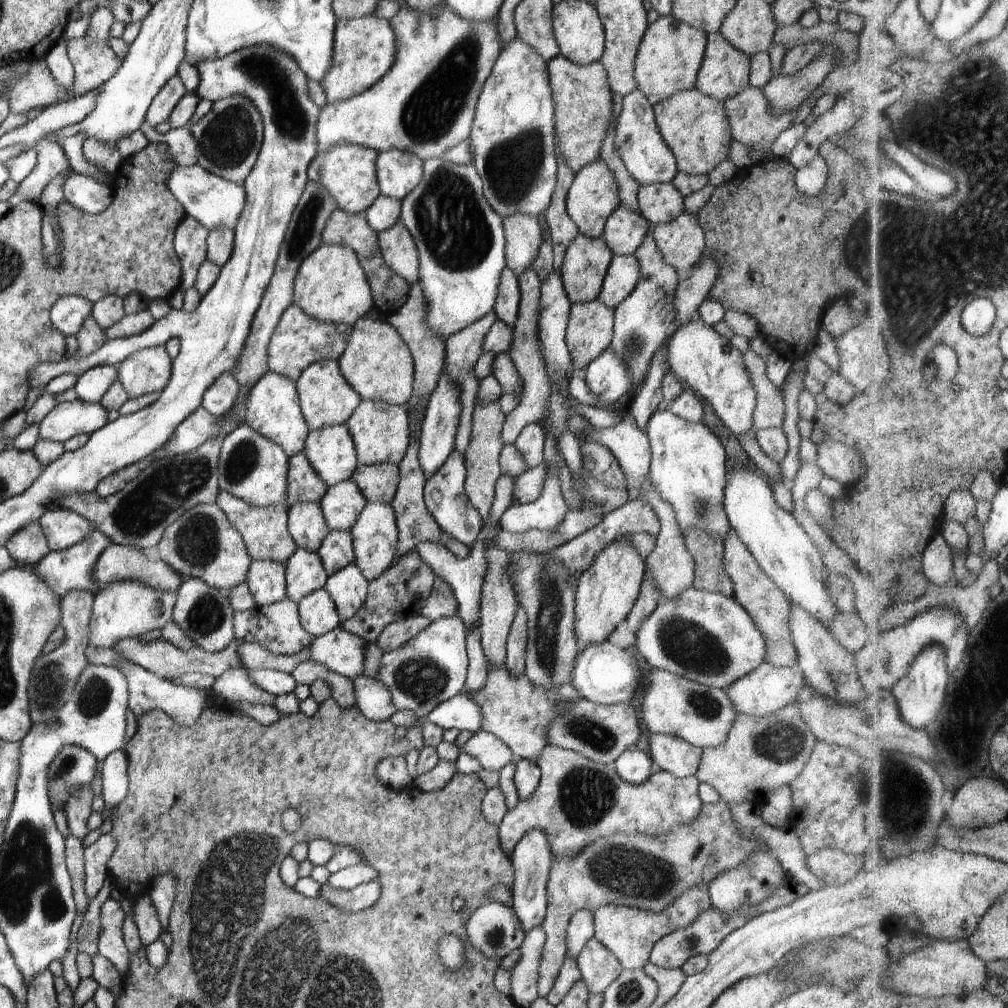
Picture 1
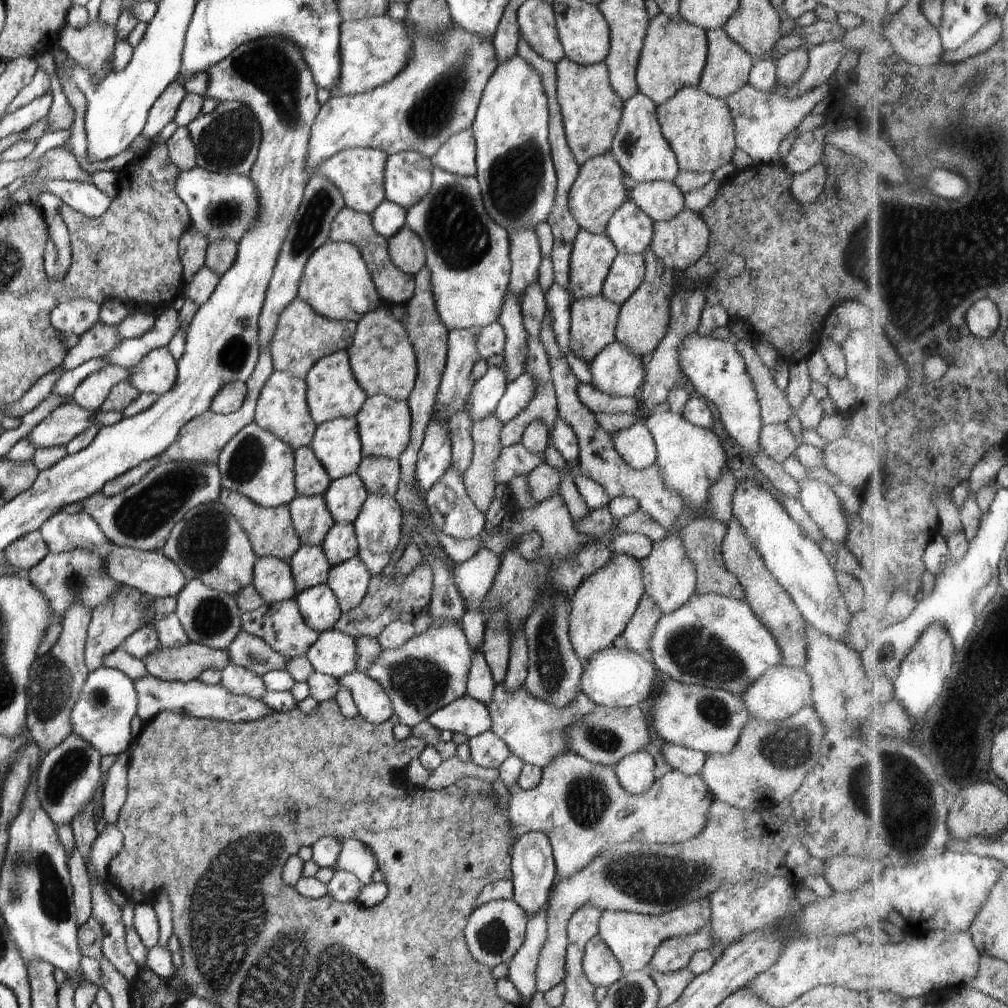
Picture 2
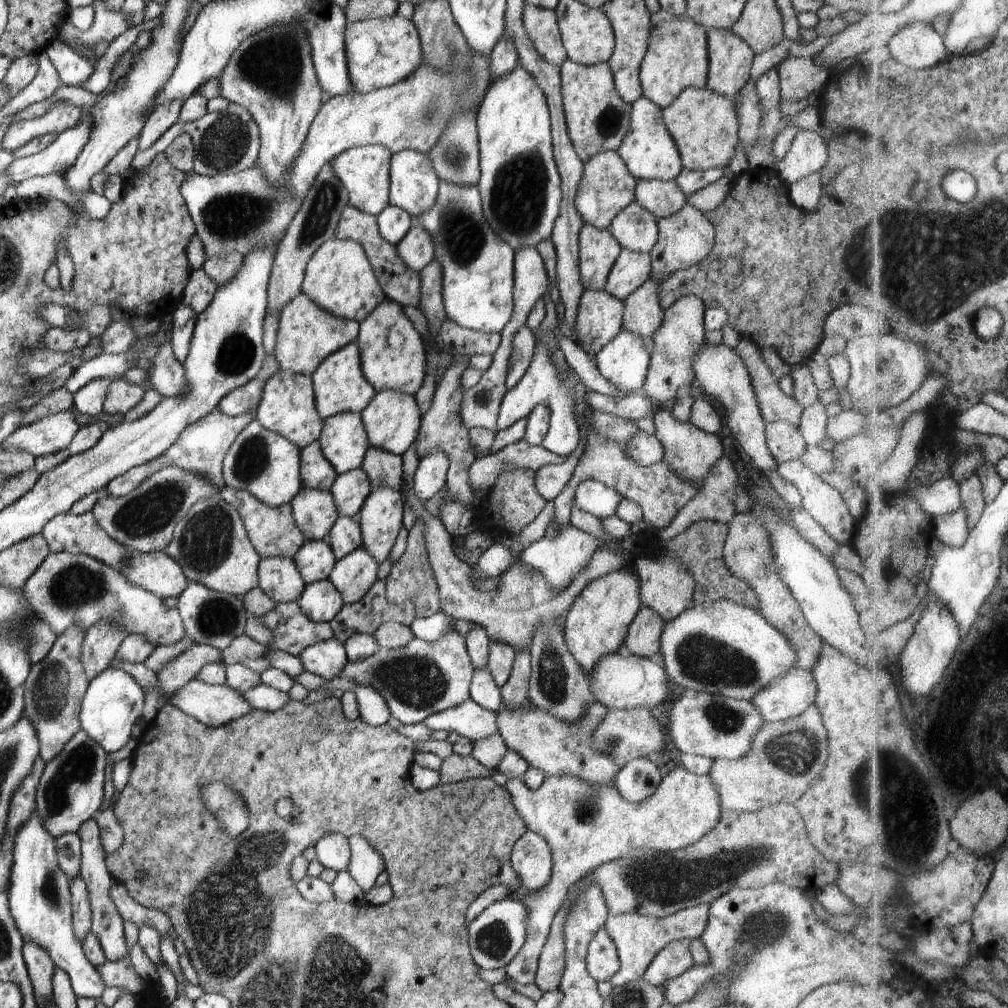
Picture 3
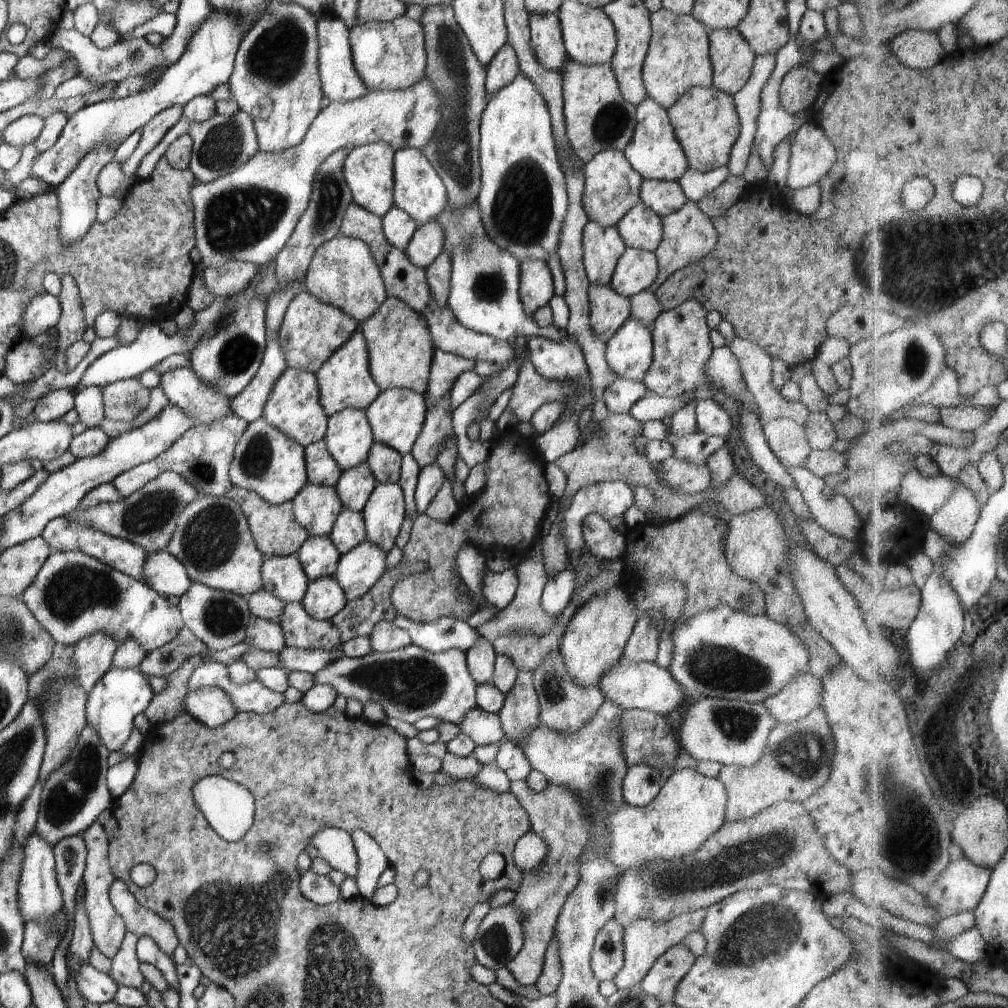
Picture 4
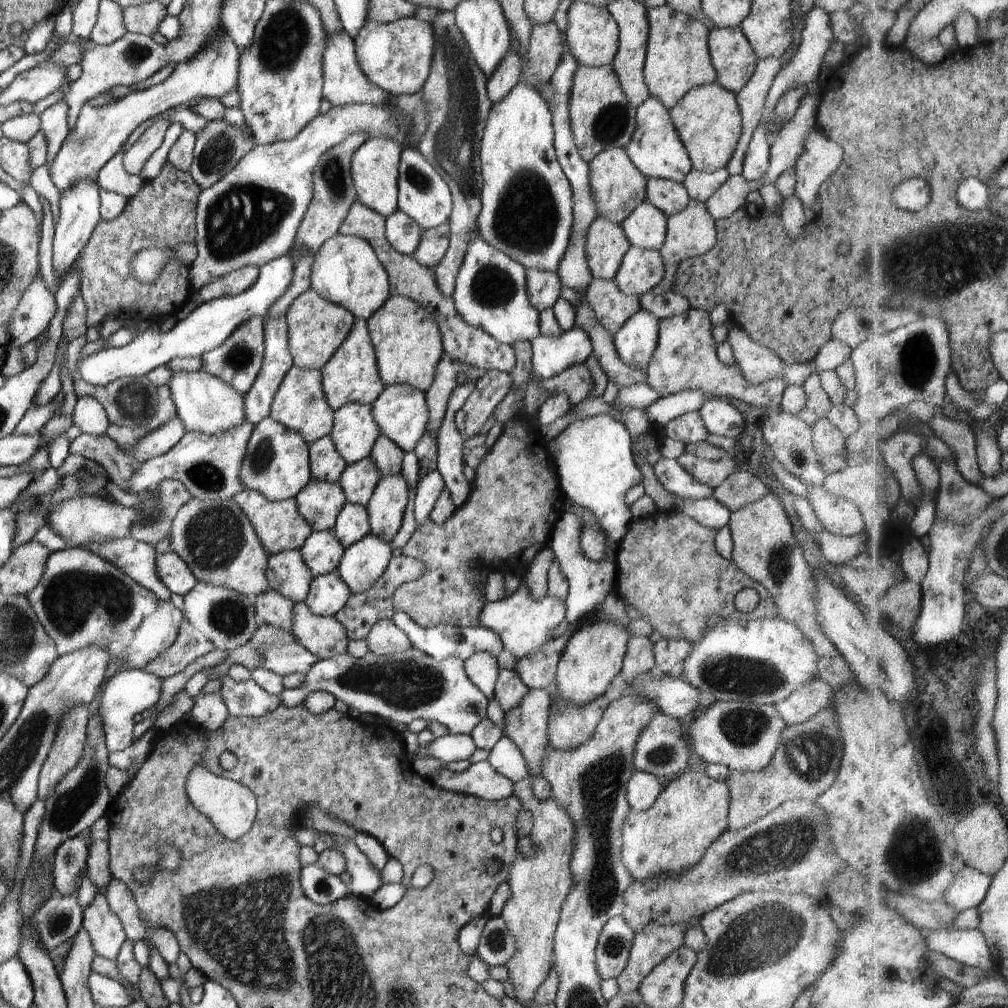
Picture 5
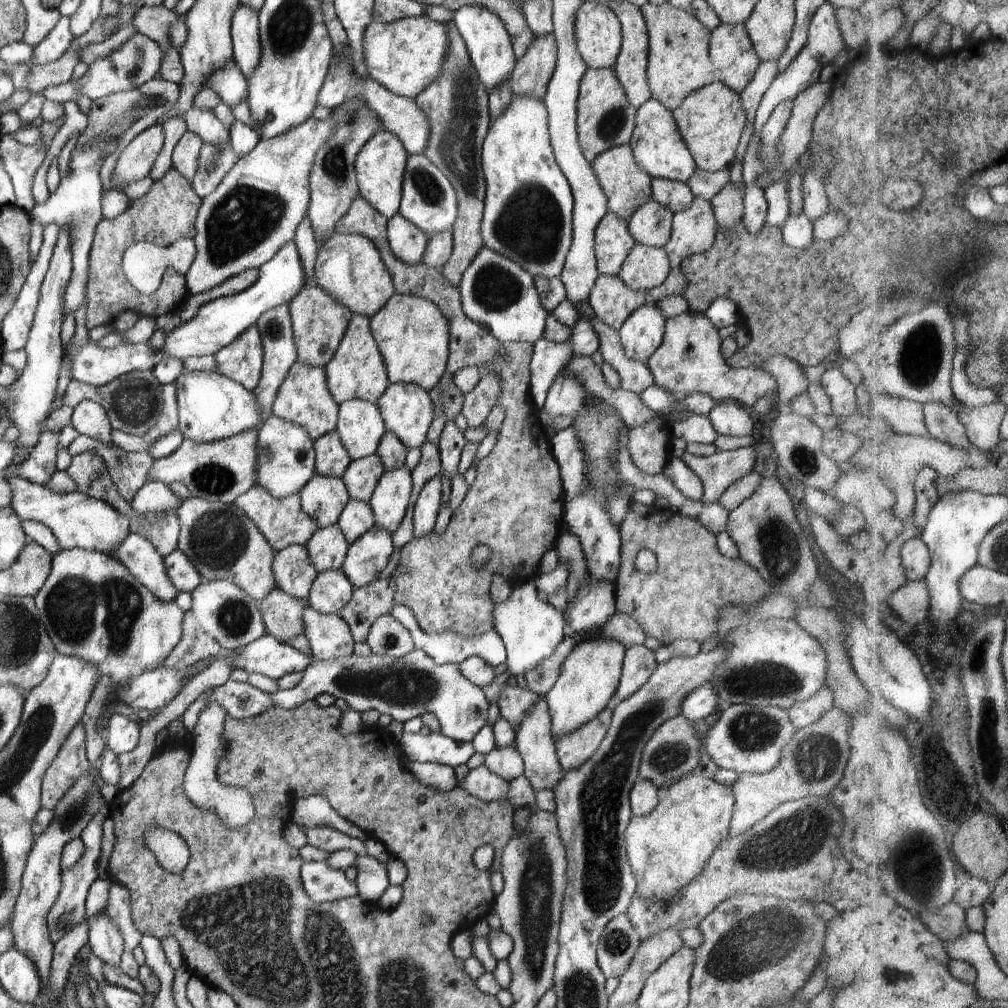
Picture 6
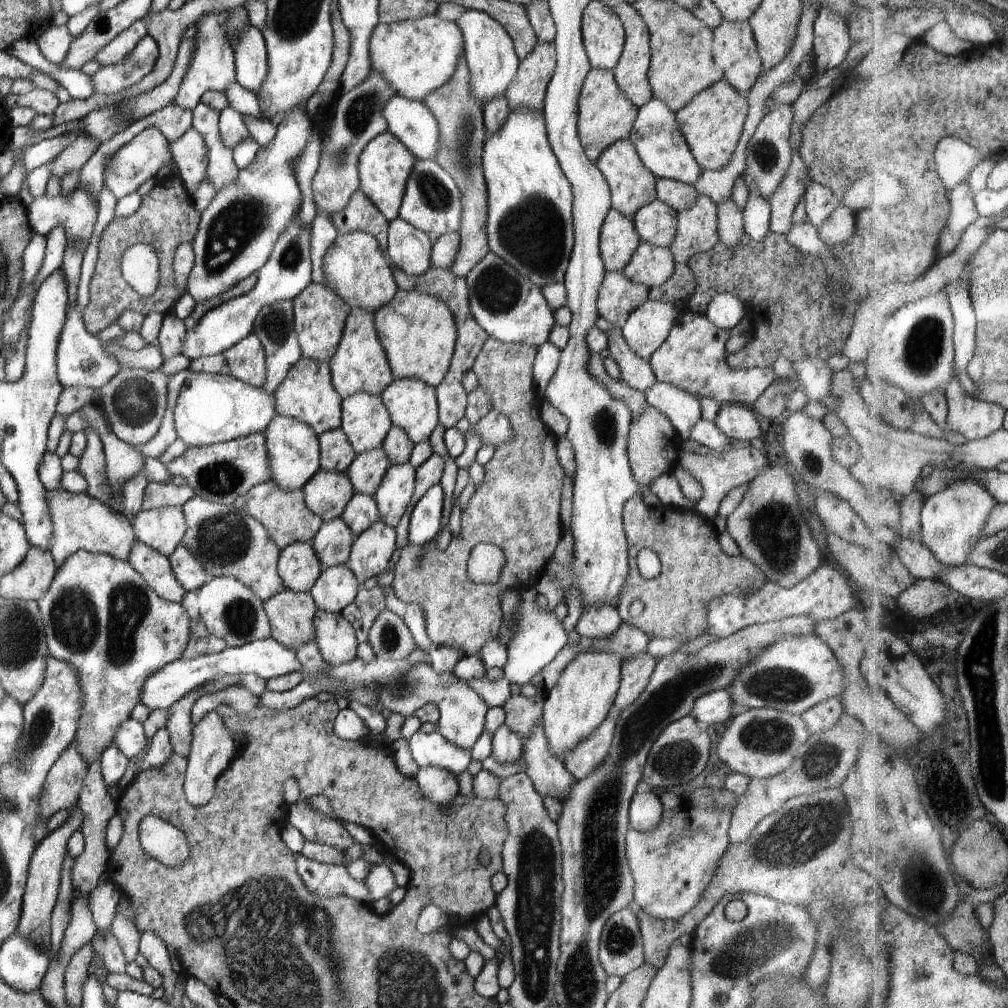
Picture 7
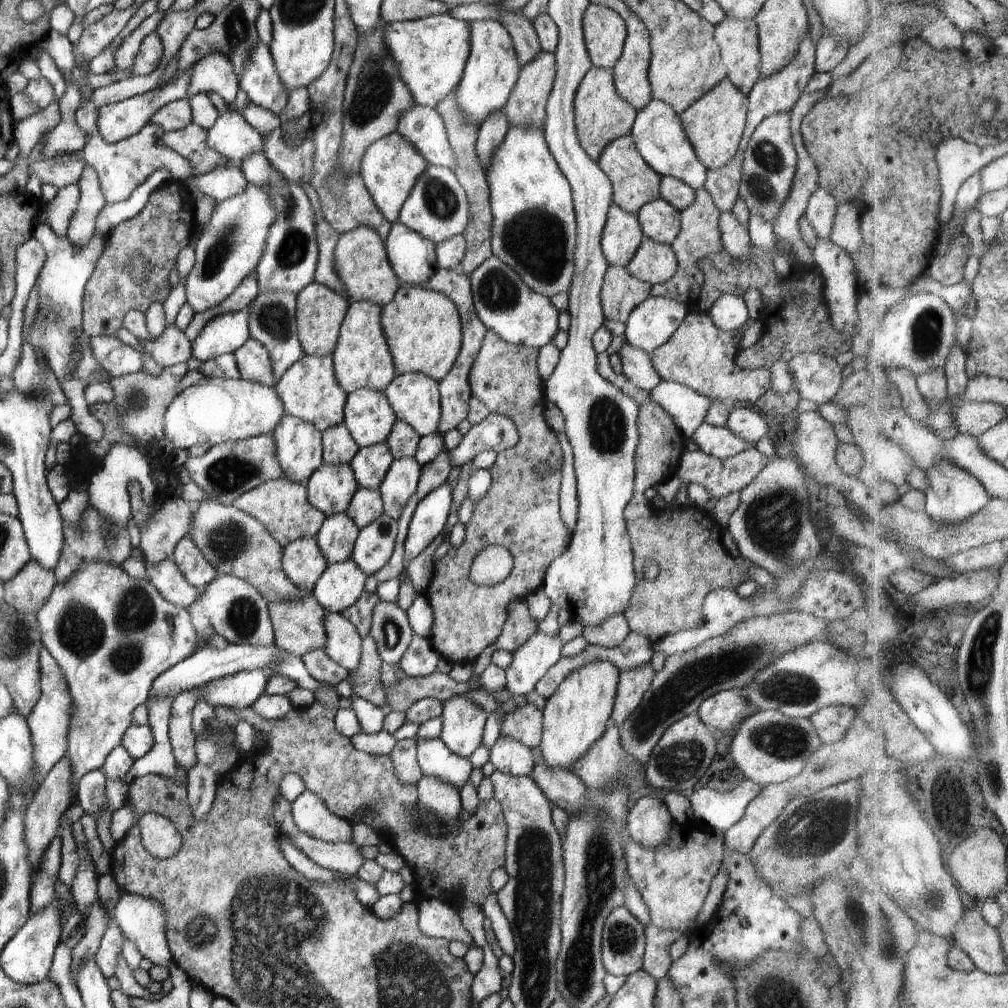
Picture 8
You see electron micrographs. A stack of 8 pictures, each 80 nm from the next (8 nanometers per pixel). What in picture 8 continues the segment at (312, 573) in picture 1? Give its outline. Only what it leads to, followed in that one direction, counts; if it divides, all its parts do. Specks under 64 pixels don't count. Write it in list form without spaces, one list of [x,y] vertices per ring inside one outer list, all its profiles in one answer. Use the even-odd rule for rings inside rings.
[[[346,513],[335,514],[324,519],[315,539],[328,565],[351,558],[359,530]]]

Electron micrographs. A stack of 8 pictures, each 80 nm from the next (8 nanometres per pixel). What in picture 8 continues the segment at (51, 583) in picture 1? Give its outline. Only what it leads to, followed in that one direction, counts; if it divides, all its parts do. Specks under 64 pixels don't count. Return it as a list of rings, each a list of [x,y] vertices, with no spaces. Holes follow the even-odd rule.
[[[84,561],[65,583],[56,583],[49,599],[44,601],[42,608],[39,610],[38,624],[40,627],[40,636],[43,646],[52,655],[52,658],[60,665],[65,679],[67,680],[67,687],[69,694],[72,697],[73,704],[75,705],[75,716],[72,718],[73,722],[70,723],[69,733],[67,739],[68,756],[71,759],[71,767],[73,768],[73,779],[75,785],[79,780],[85,776],[87,772],[95,771],[103,767],[105,756],[112,752],[116,745],[121,744],[121,738],[124,731],[132,724],[131,714],[132,711],[141,704],[145,704],[149,698],[149,690],[154,679],[160,676],[167,668],[174,666],[181,660],[187,659],[192,653],[195,652],[194,647],[196,644],[197,632],[191,621],[188,609],[176,606],[168,602],[160,593],[150,584],[150,581],[134,578],[130,576],[121,565],[113,565],[106,561]]]

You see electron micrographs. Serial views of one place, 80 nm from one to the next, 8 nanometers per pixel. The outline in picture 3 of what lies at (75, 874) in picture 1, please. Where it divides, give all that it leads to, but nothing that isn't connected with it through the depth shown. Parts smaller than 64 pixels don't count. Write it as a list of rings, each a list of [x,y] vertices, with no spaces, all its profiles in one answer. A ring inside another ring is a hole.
[[[76,875],[71,882],[71,905],[73,927],[81,944],[91,930],[91,906],[89,892],[81,875]]]

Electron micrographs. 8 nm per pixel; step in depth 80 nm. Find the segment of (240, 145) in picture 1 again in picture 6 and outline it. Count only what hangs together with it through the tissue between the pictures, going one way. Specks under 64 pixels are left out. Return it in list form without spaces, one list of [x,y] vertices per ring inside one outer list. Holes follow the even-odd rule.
[[[228,141],[225,147],[213,147],[207,142],[201,144],[197,158],[197,171],[191,185],[201,200],[210,194],[222,182],[224,175],[239,159],[232,143]]]

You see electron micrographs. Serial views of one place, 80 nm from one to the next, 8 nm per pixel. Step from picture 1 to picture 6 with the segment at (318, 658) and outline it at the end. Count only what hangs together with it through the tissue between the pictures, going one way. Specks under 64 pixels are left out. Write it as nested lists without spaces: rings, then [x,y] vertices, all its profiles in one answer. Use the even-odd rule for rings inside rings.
[[[264,635],[240,650],[231,652],[229,667],[245,670],[248,674],[262,673],[279,679],[290,673],[303,673],[314,660],[292,645],[282,643],[272,635]]]

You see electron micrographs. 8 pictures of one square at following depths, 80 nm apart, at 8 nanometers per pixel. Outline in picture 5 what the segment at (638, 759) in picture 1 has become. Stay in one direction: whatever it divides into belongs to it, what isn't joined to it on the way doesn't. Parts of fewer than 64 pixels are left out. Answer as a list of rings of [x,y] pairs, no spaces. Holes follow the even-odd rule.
[[[634,770],[627,782],[627,801],[634,811],[648,810],[663,787],[664,783],[656,775]]]

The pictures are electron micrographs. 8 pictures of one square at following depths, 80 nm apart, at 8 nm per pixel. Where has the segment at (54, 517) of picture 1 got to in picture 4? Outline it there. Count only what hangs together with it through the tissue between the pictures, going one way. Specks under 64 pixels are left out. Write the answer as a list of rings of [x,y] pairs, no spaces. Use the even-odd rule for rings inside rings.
[[[66,517],[53,518],[45,526],[41,537],[46,541],[46,544],[48,544],[53,552],[83,552],[88,556],[92,556],[92,558],[101,560],[104,564],[108,564],[108,566],[115,568],[118,572],[142,581],[143,564],[147,559],[148,552],[136,543],[110,536],[98,529],[92,528],[86,523],[71,521]]]

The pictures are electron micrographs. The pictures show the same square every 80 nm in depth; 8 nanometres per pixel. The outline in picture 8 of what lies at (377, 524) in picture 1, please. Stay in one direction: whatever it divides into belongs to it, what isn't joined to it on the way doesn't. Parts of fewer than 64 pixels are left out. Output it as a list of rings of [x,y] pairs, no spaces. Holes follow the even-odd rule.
[[[414,457],[394,459],[377,488],[383,502],[383,514],[395,521],[400,518],[404,506],[416,492],[421,466]]]

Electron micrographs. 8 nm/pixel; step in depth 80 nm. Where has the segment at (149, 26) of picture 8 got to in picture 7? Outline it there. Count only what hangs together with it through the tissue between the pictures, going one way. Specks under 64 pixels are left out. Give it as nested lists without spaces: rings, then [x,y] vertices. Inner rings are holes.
[[[142,19],[137,20],[98,50],[92,61],[97,61],[100,65],[116,64],[132,52],[133,44],[139,45],[140,40],[146,38],[148,38],[146,25]]]

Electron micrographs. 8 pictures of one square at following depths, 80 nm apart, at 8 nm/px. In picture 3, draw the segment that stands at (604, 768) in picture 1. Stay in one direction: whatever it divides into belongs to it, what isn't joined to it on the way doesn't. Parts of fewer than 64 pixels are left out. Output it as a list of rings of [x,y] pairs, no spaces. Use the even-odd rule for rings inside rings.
[[[676,766],[674,770],[662,777],[652,796],[637,803],[627,801],[612,783],[592,784],[568,773],[560,776],[547,775],[540,788],[535,791],[528,790],[521,778],[508,780],[504,787],[509,792],[513,806],[527,826],[527,830],[538,833],[546,839],[553,858],[549,882],[534,895],[529,895],[520,901],[527,910],[526,940],[520,952],[505,966],[505,972],[510,979],[523,985],[535,982],[539,958],[549,935],[553,918],[565,899],[568,889],[577,880],[582,879],[598,865],[621,859],[637,848],[648,847],[660,852],[686,848],[716,826],[722,810],[717,788],[715,784],[712,784],[710,777],[691,773],[680,766]]]

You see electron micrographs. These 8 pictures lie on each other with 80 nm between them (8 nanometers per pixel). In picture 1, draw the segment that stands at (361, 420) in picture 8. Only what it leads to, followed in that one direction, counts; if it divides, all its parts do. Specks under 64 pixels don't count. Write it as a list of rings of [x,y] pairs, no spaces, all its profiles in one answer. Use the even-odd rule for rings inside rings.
[[[345,424],[310,431],[301,451],[328,487],[351,479],[359,465]]]

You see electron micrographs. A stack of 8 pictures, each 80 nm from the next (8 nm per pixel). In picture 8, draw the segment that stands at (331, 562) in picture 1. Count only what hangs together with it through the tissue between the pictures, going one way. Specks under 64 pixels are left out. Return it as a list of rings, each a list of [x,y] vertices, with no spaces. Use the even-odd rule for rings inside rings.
[[[360,487],[352,497],[346,514],[356,523],[359,529],[372,524],[383,515],[383,502],[377,489],[363,489]]]

